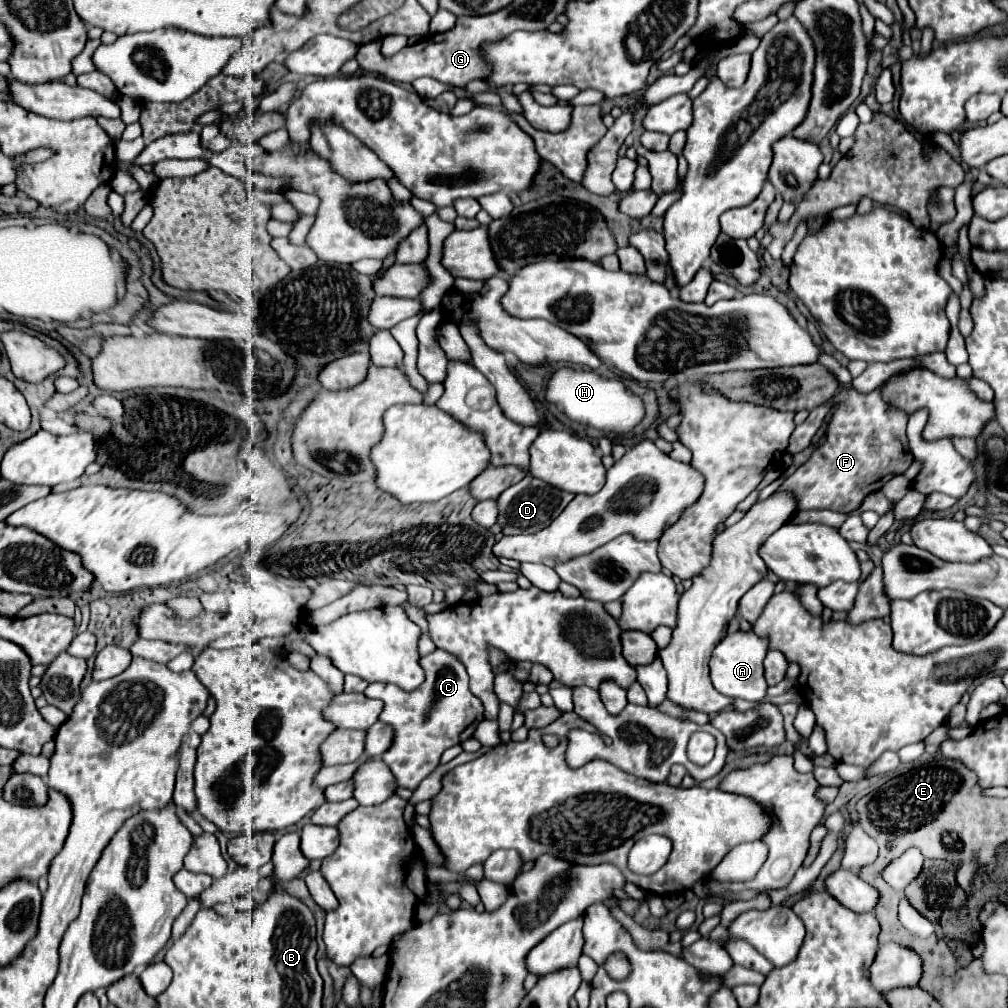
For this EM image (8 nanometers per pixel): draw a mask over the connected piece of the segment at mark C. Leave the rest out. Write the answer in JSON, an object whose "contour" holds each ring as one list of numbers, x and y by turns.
{"contour":[[435,650,435,652,421,658,421,666,423,666,427,678,413,692,401,692,397,686,385,686,381,682,373,682,365,690,365,694,369,698,379,698,379,700,385,702,385,708,383,708,379,720,387,722,387,724,391,724,395,728,395,742,383,754,383,762,391,768,391,772,397,778,399,786,409,788,409,790,415,790,419,786,419,782,423,778,427,778,439,766,439,758,447,748,451,748,455,744,463,744,465,740,473,738,477,724,485,719,481,701,469,689,467,670,455,656,447,654,445,650]]}

